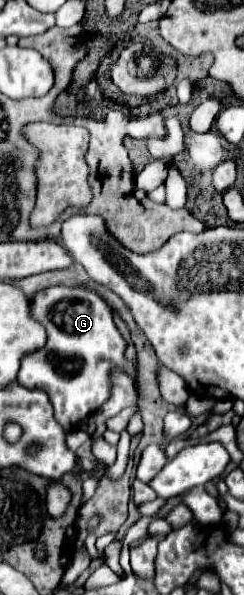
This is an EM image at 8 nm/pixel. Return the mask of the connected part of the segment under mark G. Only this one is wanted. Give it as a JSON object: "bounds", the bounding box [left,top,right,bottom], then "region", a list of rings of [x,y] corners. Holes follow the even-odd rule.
{"bounds":[17,285,125,433],"region":[[[57,285],[57,287],[49,287],[49,289],[39,291],[31,299],[29,307],[31,307],[31,317],[45,327],[47,343],[45,343],[43,349],[27,353],[21,359],[21,369],[19,369],[17,381],[19,381],[19,385],[23,385],[27,389],[45,389],[51,403],[53,403],[57,423],[67,433],[75,431],[75,429],[79,429],[79,423],[89,417],[89,413],[95,413],[109,399],[109,391],[111,391],[109,369],[113,369],[117,365],[125,365],[125,357],[123,357],[125,341],[123,341],[123,337],[119,335],[119,331],[113,323],[111,309],[107,307],[107,303],[103,305],[103,299],[95,291],[89,291],[89,289],[83,289],[83,287]],[[71,359],[75,361],[75,365],[67,367],[65,373],[59,371],[59,367],[61,367],[59,363],[71,361]]]}

